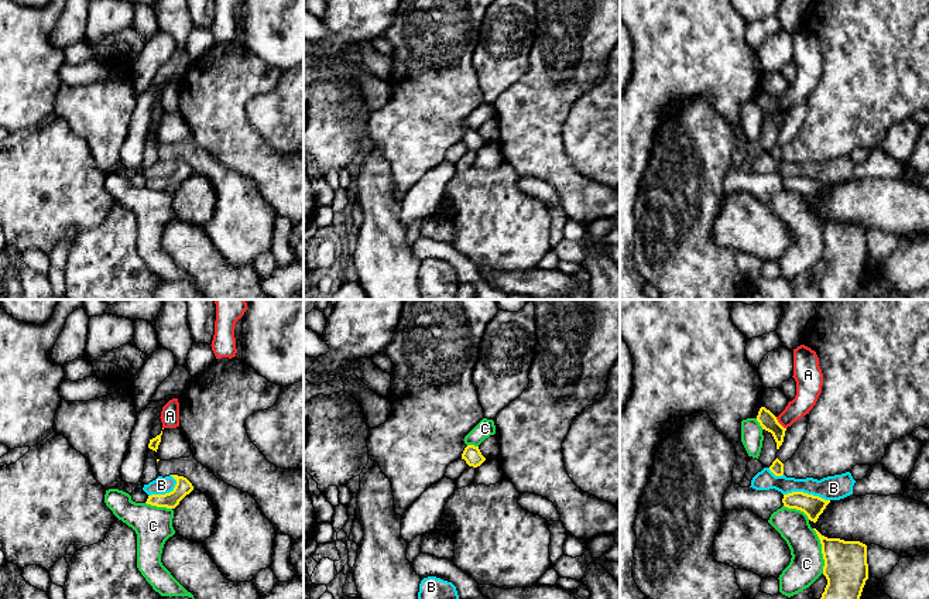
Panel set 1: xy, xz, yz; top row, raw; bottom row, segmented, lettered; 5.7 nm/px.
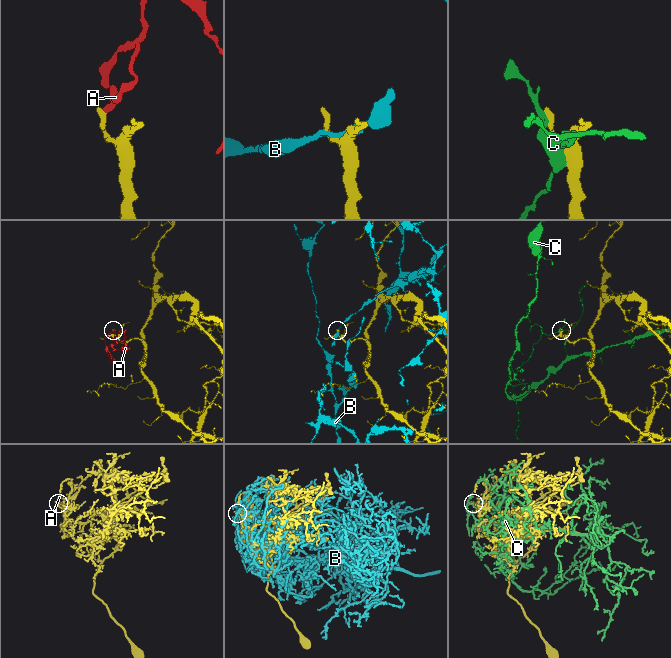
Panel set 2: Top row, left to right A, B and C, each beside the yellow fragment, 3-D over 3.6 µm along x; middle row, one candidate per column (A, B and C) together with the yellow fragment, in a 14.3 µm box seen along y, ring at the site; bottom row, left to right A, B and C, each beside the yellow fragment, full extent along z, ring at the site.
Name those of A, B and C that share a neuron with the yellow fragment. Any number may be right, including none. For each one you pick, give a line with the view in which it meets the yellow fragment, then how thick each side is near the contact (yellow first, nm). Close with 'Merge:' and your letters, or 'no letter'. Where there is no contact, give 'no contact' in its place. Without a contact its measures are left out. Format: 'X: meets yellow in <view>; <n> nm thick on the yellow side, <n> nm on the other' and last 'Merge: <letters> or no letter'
Merge: no letter

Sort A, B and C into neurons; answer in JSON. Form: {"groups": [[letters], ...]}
{"groups": [["A"], ["B"], ["C"]]}

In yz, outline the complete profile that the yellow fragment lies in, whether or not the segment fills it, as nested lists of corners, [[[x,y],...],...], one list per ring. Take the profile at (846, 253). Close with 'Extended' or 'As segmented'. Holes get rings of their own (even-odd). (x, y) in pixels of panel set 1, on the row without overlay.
[[[813,212],[822,227],[827,268],[819,284],[823,300],[853,300],[868,263],[867,229],[827,222]]]. As segmented

